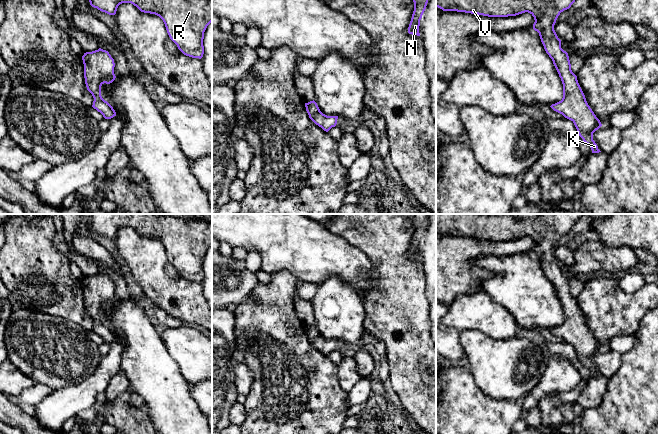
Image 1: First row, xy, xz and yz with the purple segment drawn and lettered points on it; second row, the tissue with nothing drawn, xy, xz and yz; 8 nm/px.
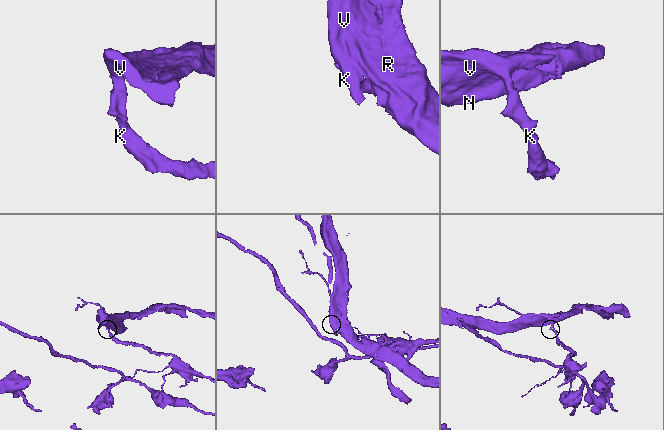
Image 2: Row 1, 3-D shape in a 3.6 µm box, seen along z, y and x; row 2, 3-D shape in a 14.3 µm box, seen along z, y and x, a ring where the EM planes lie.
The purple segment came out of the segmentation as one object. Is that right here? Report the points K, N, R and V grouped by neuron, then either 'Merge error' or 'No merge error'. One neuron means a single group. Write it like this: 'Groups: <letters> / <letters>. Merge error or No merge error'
Groups: K / N R V. Merge error

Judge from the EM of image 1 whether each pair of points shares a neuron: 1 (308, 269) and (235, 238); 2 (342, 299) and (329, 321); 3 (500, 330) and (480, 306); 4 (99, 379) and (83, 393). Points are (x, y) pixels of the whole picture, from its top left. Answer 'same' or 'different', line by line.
1: same
2: same
3: same
4: same

